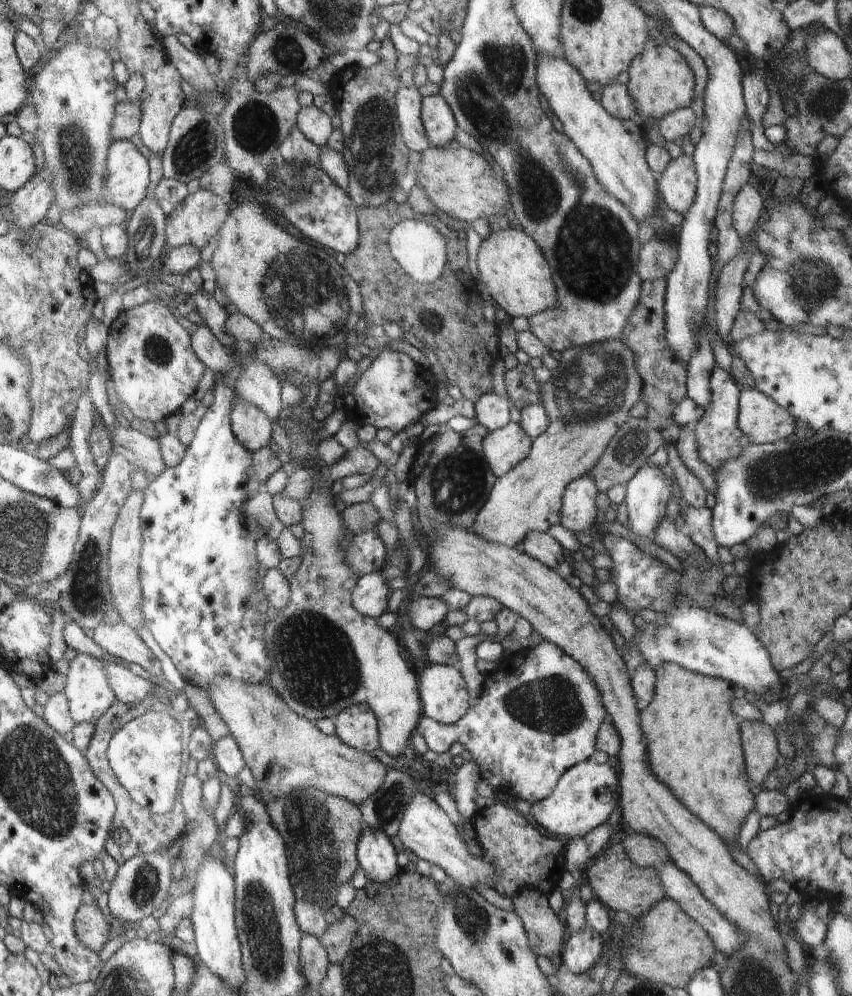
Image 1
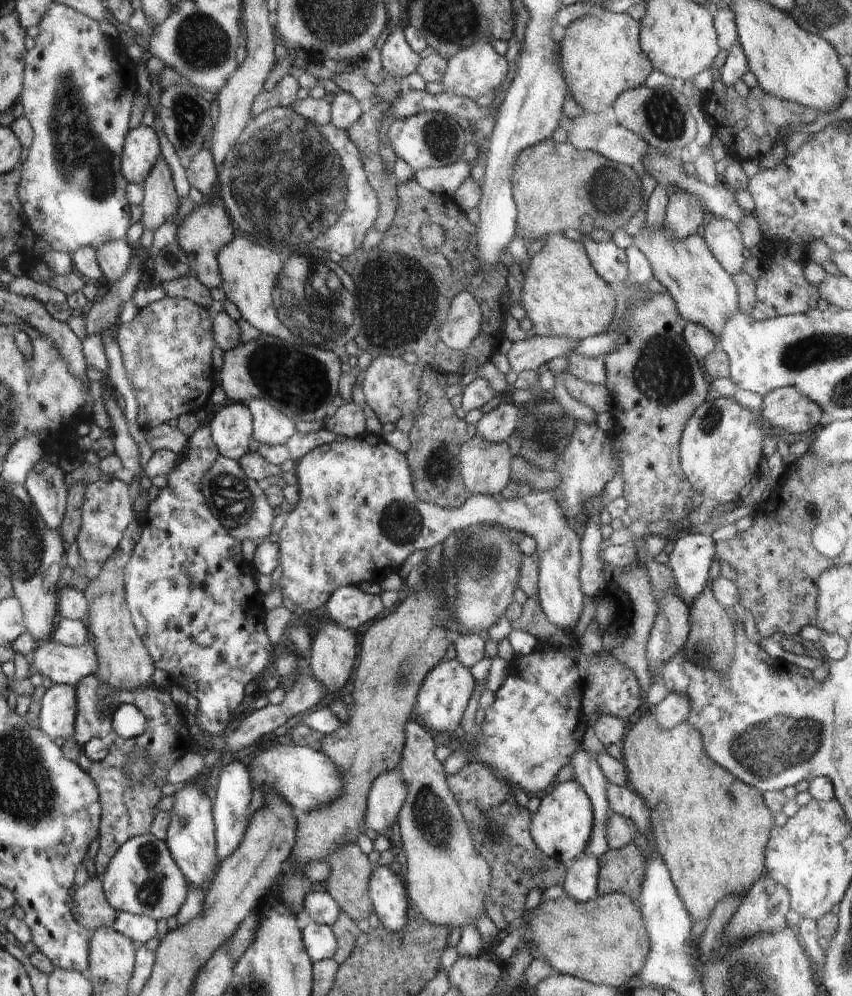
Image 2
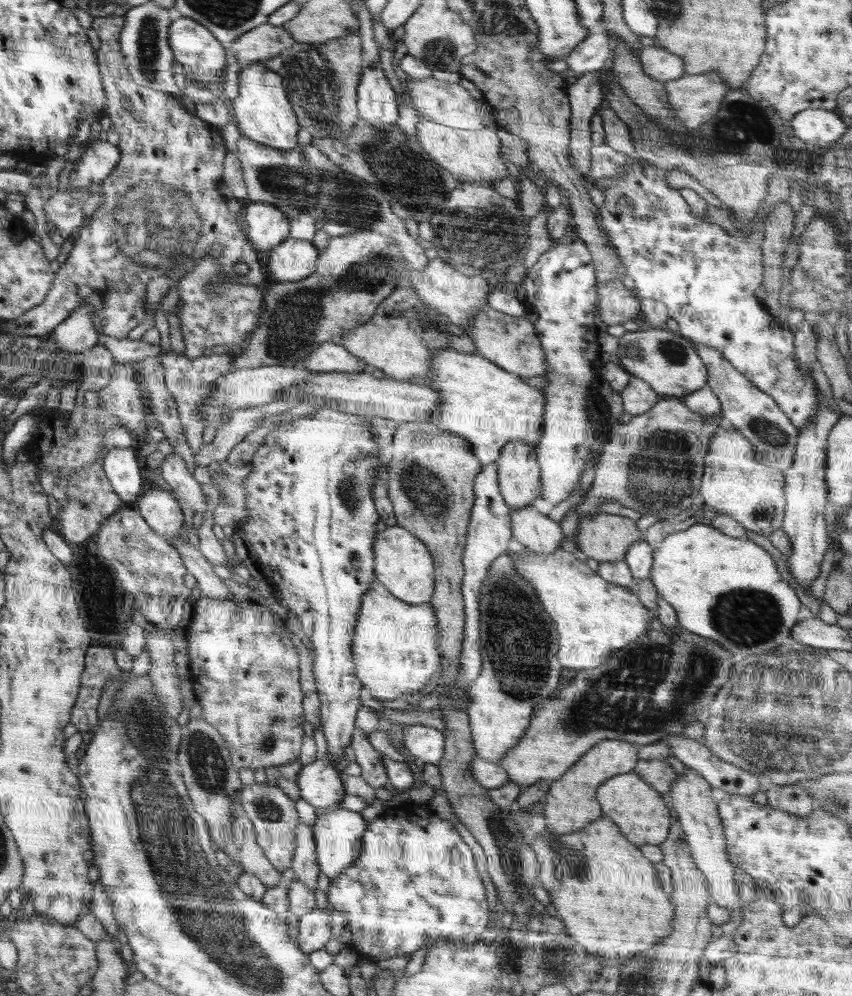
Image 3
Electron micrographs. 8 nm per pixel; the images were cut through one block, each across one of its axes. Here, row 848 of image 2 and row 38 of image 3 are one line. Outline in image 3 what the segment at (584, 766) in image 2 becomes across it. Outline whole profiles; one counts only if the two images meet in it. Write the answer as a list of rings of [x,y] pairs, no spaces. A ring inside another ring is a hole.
[[[590,34],[564,59],[568,63],[568,69],[584,75],[592,71],[604,71],[612,55],[612,44],[608,35]]]

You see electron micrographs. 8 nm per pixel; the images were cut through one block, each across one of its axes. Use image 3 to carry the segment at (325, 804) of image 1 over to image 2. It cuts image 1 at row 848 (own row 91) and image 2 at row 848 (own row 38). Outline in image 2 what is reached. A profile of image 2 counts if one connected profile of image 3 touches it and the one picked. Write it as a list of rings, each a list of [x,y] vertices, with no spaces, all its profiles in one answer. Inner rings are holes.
[[[356,843],[336,848],[326,860],[330,862],[330,878],[326,878],[326,882],[324,882],[325,892],[328,892],[328,895],[336,900],[341,911],[348,914],[348,917],[352,920],[356,922],[362,919],[368,920],[368,916],[373,911],[368,893],[368,882],[372,878],[374,866],[370,864],[369,859]]]

